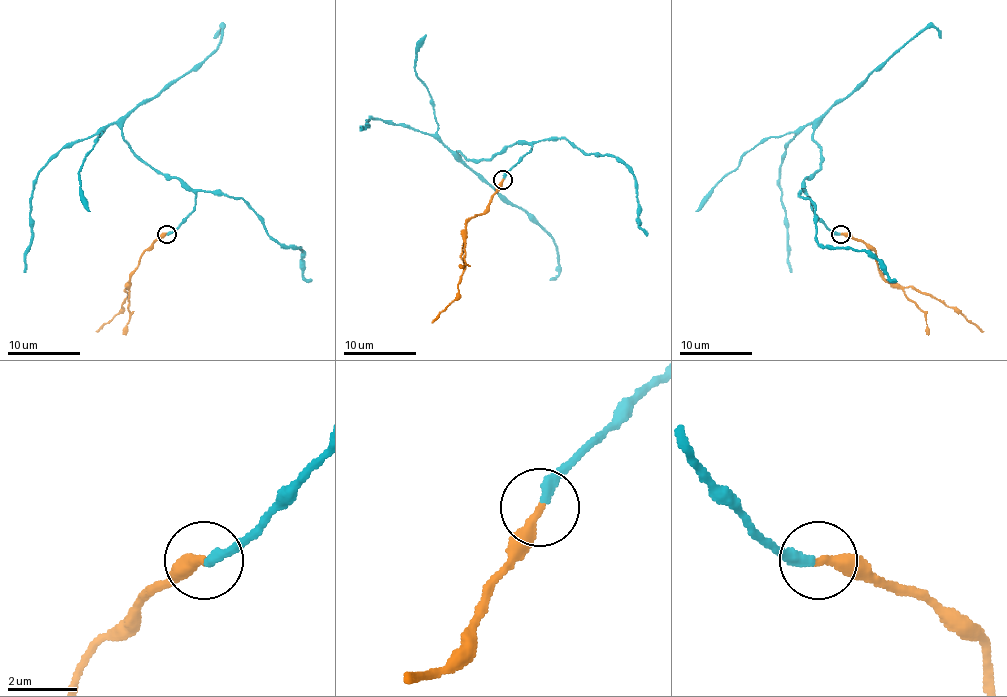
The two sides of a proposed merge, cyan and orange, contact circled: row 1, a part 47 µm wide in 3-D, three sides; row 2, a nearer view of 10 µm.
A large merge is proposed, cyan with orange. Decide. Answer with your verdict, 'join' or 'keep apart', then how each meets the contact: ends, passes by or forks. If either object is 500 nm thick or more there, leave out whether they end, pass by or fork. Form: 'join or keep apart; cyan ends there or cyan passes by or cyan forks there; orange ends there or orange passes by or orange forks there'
join; cyan ends there; orange ends there

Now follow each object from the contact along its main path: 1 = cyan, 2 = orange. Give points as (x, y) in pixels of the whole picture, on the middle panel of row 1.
1: (502, 179), (531, 146), (515, 143), (489, 159), (468, 159), (431, 135), (404, 126), (375, 119), (360, 130)
2: (502, 179), (502, 186), (493, 195), (489, 206), (466, 225), (458, 296), (431, 323)

